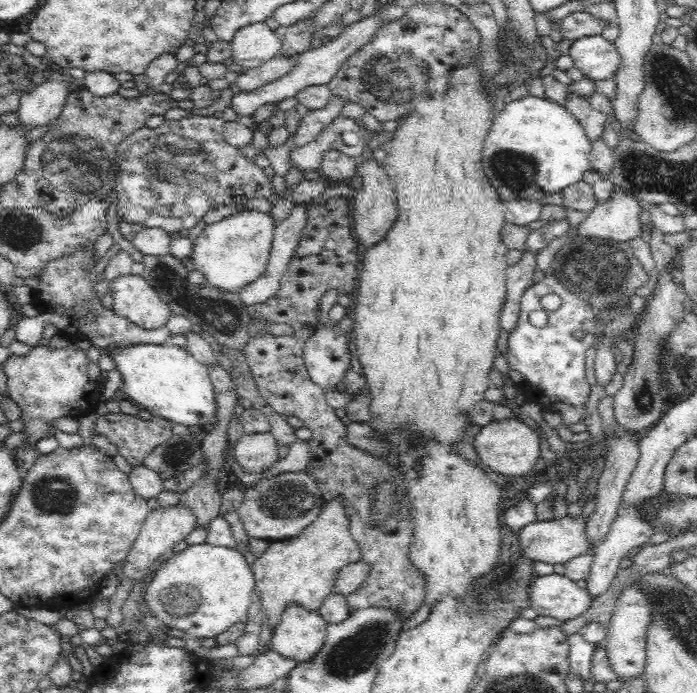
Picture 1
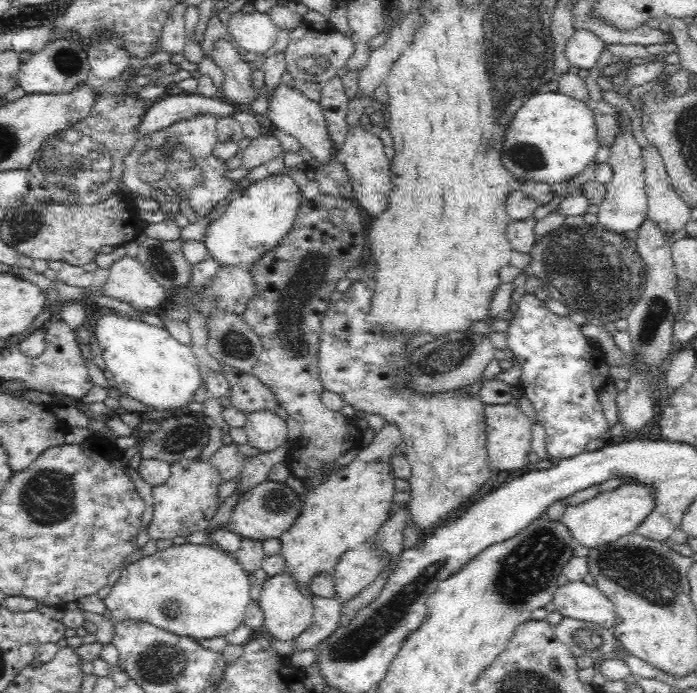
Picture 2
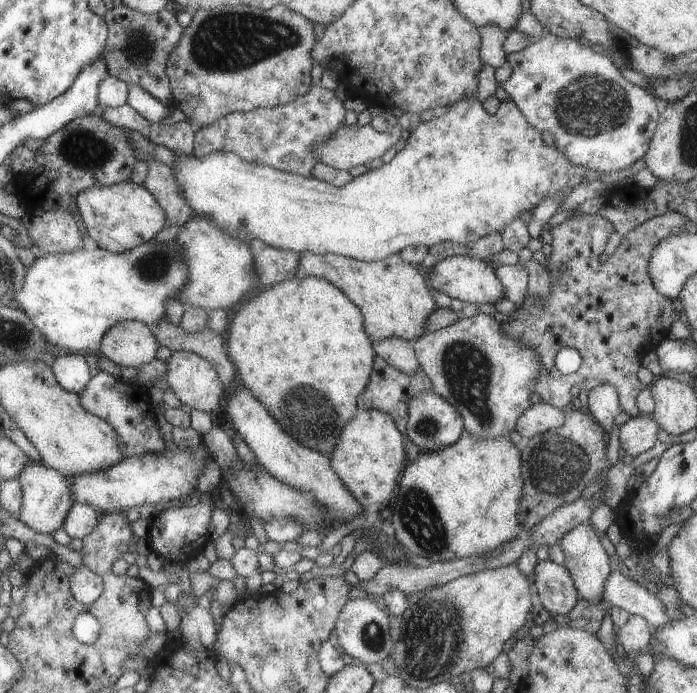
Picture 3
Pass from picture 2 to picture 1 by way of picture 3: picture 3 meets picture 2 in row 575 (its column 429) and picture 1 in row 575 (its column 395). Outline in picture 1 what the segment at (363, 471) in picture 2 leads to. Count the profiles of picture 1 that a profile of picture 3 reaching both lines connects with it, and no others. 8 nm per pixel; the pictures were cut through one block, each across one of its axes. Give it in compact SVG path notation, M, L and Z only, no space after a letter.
M332 498L330 502L325 502L314 522L306 526L302 533L296 534L296 538L270 542L264 554L257 557L251 566L268 624L273 628L288 605L318 610L324 598L328 598L334 590L340 569L356 562L361 554L360 545L350 533L344 498Z

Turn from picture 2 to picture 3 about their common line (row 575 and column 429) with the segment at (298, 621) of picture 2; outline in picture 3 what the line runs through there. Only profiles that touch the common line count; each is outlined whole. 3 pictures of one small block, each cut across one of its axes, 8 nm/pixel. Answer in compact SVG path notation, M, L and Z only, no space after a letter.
M451 255L448 258L437 261L431 268L427 276L427 288L441 292L449 298L461 300L463 304L473 302L479 304L494 304L506 296L506 289L499 282L499 277L495 272L495 265L491 262L477 260L467 255Z

